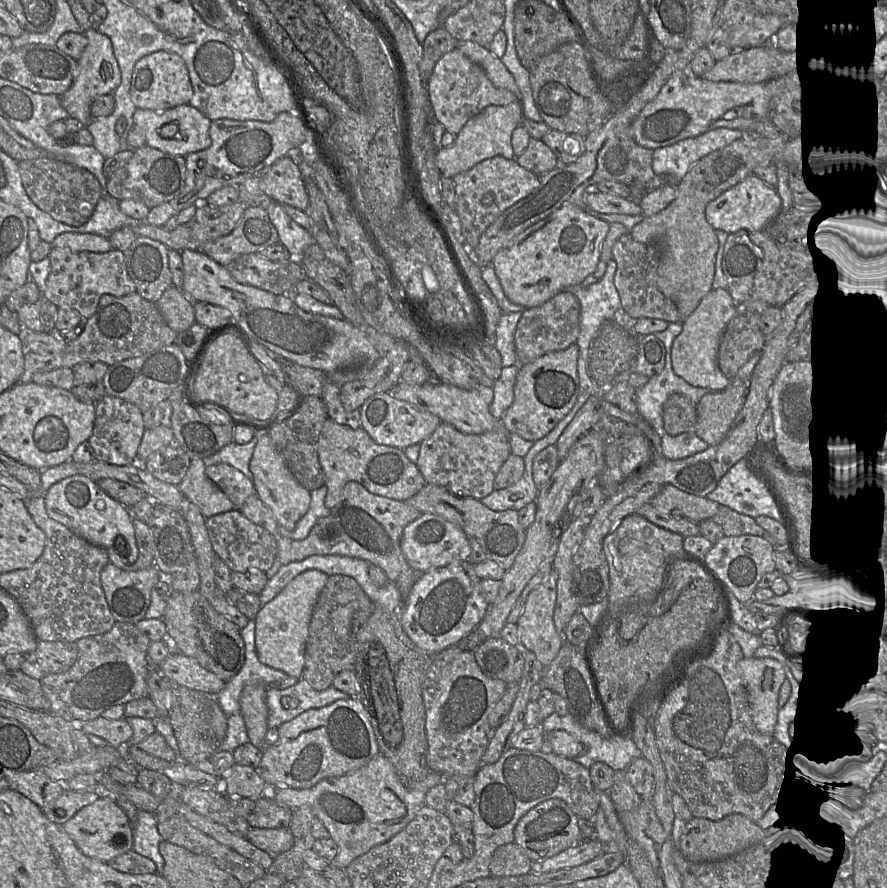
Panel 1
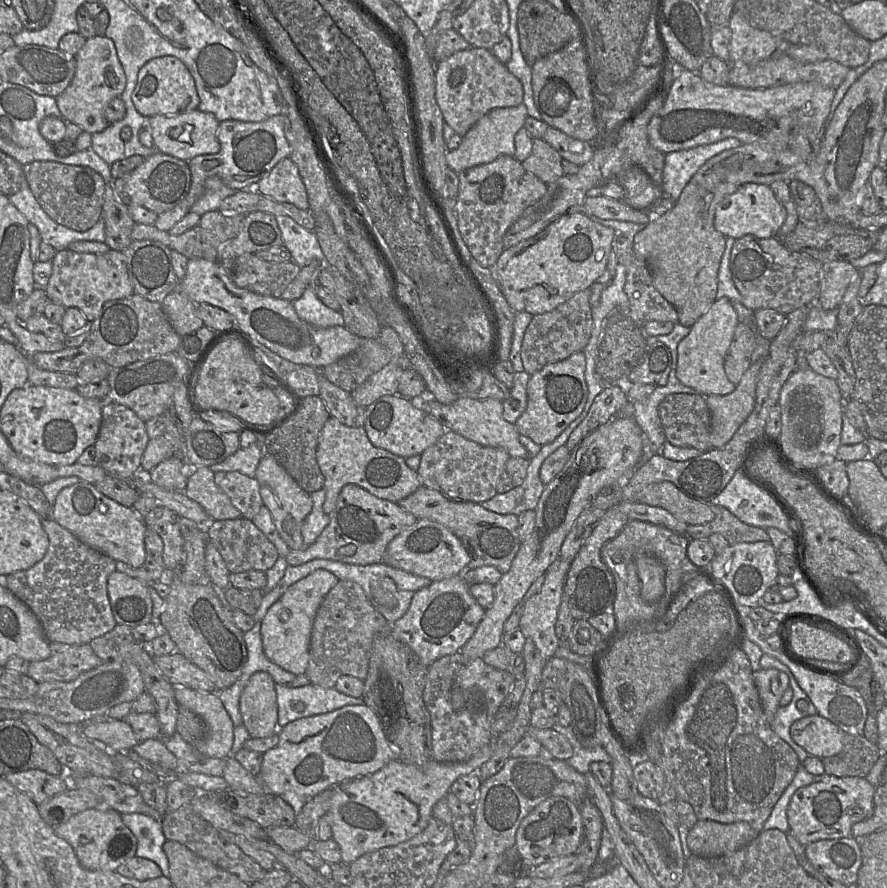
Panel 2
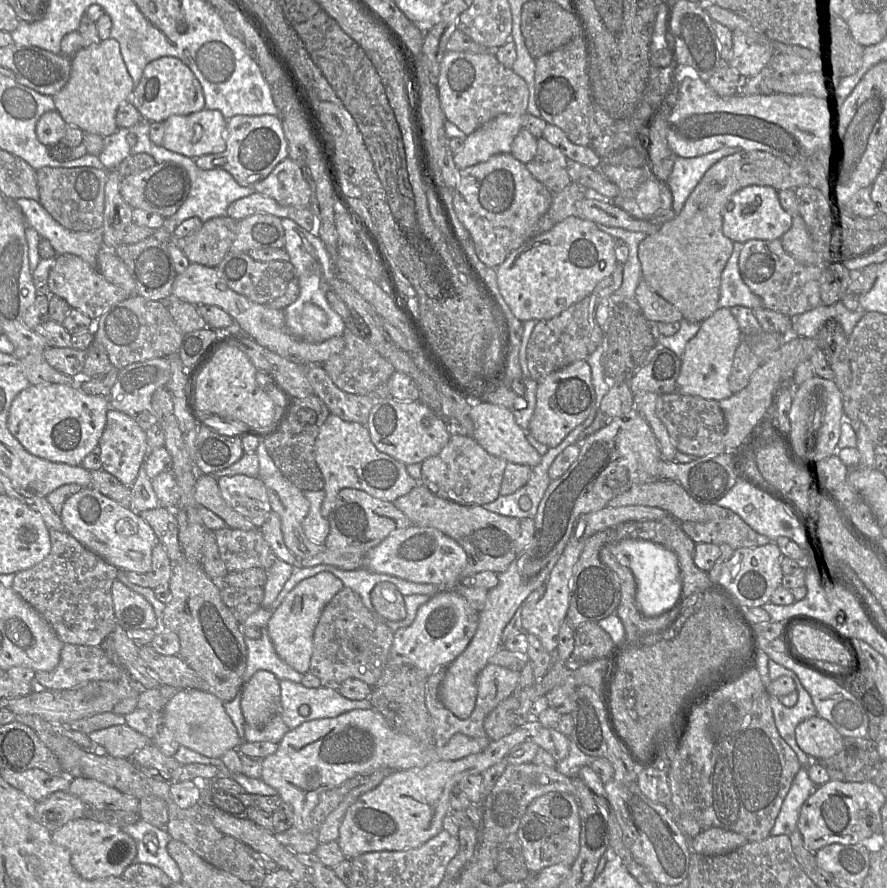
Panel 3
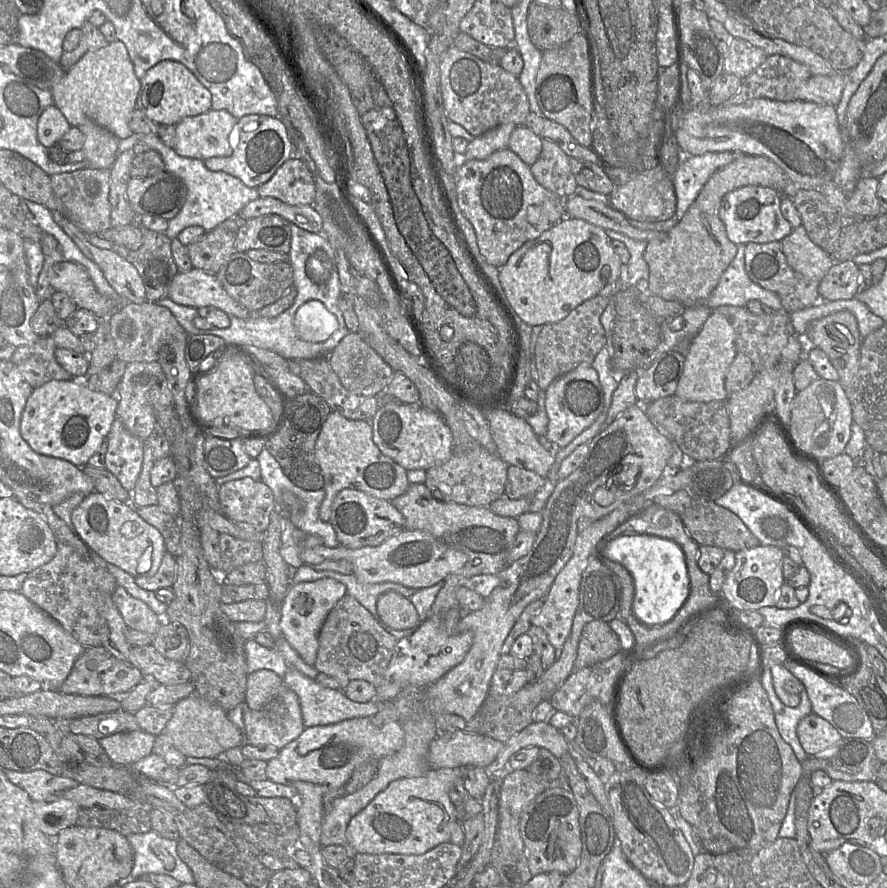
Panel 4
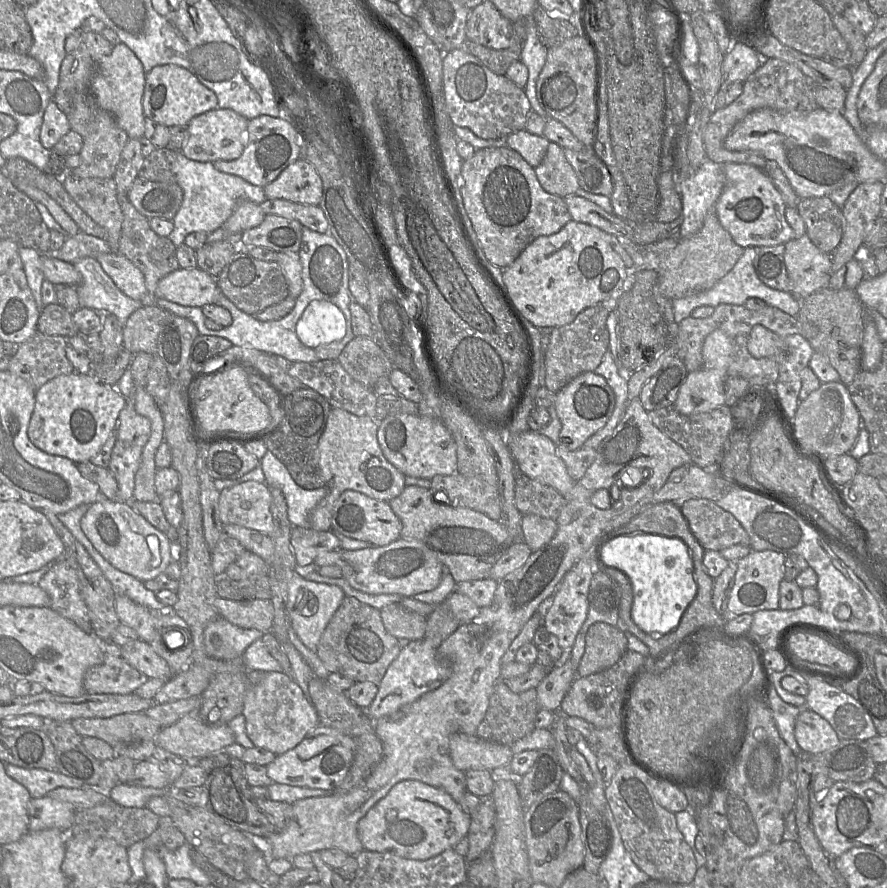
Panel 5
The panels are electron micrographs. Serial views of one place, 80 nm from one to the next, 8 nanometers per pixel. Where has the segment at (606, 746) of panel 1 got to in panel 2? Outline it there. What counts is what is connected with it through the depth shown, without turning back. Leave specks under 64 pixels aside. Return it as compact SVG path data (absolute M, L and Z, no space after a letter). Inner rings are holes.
M555 723L552 729L564 735L572 745L573 755L564 761L578 772L582 774L589 772L590 764L594 761L604 761L611 764L611 757L603 747L584 748L575 738L570 725L562 726L559 723Z

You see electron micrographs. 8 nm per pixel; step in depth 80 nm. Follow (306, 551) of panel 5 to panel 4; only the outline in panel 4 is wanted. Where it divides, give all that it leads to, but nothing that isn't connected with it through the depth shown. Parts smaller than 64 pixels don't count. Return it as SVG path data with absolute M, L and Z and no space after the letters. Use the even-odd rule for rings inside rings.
M282 515L282 526L280 554L288 566L299 568L304 564L300 557L303 550L324 545L320 536L303 532L287 515Z

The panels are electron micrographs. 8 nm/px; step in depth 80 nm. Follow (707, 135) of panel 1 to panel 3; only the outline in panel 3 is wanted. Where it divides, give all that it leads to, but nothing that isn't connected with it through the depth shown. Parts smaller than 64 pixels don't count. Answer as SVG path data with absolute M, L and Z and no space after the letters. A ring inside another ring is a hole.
M723 147L716 151L697 156L676 156L672 172L666 181L673 197L672 210L681 212L684 204L707 170L721 158L742 150L739 147Z

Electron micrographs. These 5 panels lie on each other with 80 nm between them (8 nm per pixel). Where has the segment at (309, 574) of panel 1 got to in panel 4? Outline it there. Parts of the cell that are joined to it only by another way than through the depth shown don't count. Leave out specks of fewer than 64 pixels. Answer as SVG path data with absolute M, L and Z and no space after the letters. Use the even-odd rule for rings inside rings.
M321 578L311 582L291 584L279 607L280 627L287 642L306 664L314 666L319 632L331 609L345 594L347 591L344 584L333 578Z

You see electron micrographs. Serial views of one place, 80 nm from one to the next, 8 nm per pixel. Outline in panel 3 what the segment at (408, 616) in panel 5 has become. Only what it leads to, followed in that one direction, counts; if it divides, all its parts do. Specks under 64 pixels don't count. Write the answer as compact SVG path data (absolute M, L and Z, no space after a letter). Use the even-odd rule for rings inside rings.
M377 583L371 591L371 601L377 613L388 620L399 621L406 616L404 596L393 583Z

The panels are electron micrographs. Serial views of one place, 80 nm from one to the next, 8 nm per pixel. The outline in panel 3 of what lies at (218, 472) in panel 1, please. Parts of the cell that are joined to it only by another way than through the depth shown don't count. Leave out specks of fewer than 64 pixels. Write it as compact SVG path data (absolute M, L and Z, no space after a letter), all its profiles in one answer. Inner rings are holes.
M239 474L222 476L217 483L226 504L259 529L272 511L262 479Z

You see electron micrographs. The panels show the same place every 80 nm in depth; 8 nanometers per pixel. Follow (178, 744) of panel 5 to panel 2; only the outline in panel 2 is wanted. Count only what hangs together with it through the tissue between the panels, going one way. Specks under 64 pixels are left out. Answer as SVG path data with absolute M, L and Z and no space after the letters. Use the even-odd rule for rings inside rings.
M175 687L175 699L204 722L206 733L198 743L198 752L204 757L229 756L234 740L234 725L217 692L201 692L186 687Z

